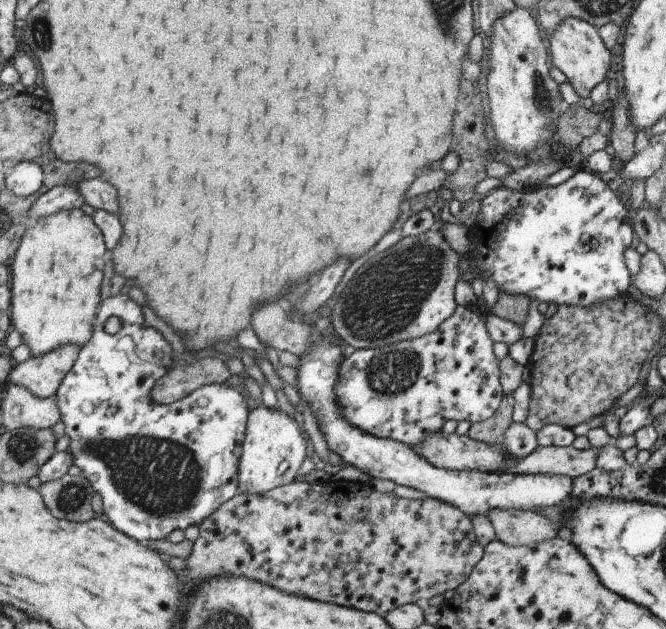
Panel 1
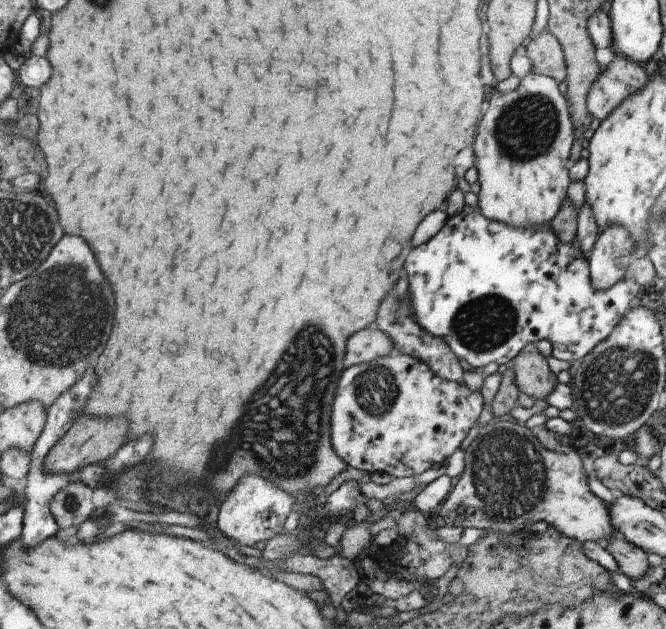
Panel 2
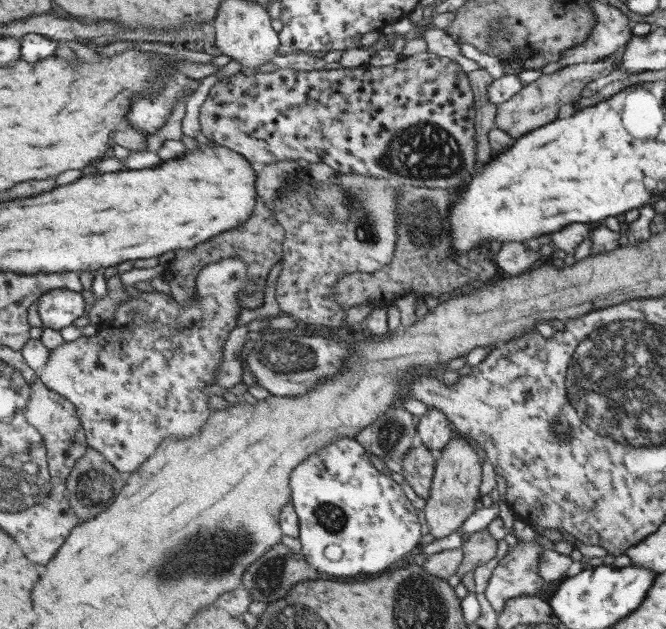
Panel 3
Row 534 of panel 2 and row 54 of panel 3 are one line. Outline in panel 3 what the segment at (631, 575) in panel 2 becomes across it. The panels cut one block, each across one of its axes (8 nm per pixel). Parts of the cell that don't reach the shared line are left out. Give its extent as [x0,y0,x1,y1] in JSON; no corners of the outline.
[495,52,621,140]

